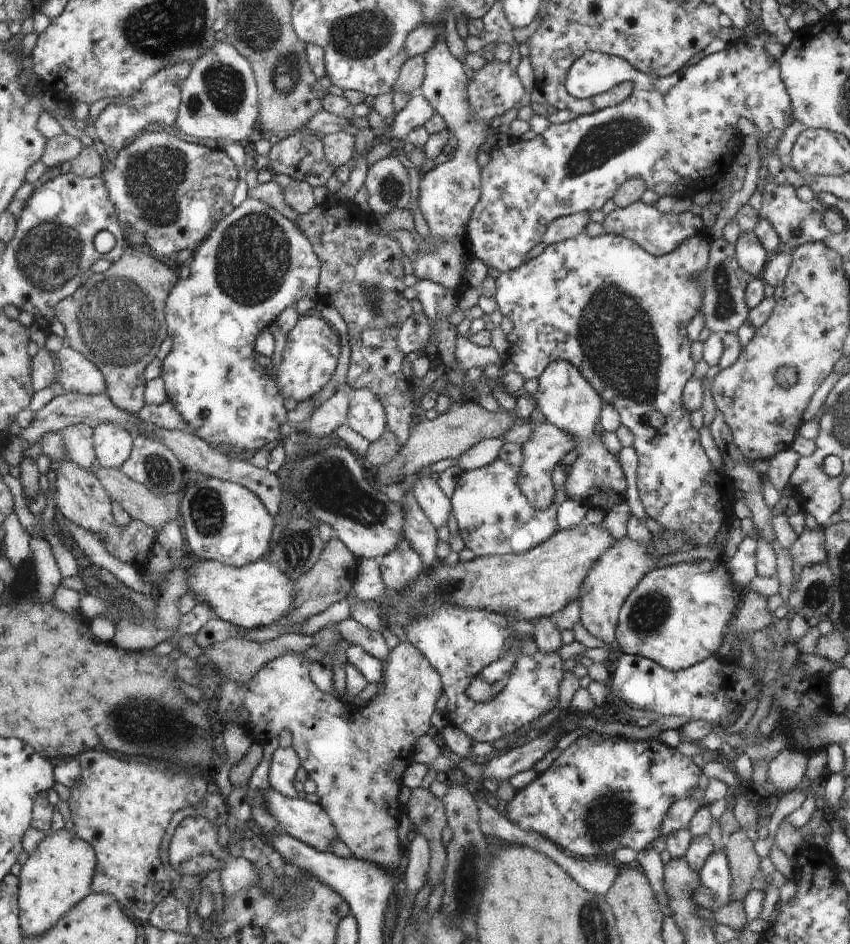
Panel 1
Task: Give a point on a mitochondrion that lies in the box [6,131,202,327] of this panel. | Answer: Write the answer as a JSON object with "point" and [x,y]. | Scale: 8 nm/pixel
{"point":[49,255]}

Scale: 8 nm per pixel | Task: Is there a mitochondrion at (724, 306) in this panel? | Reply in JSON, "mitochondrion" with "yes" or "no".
{"mitochondrion":"yes"}

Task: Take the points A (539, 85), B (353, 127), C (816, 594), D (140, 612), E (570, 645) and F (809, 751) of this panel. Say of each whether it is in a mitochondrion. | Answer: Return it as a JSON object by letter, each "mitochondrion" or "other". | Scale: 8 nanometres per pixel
{"A":"other","B":"other","C":"mitochondrion","D":"other","E":"other","F":"other"}

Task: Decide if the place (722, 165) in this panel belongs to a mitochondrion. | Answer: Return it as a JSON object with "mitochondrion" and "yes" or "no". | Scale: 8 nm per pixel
{"mitochondrion":"no"}

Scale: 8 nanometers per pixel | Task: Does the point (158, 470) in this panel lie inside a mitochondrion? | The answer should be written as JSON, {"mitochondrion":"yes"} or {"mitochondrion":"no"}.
{"mitochondrion":"yes"}

